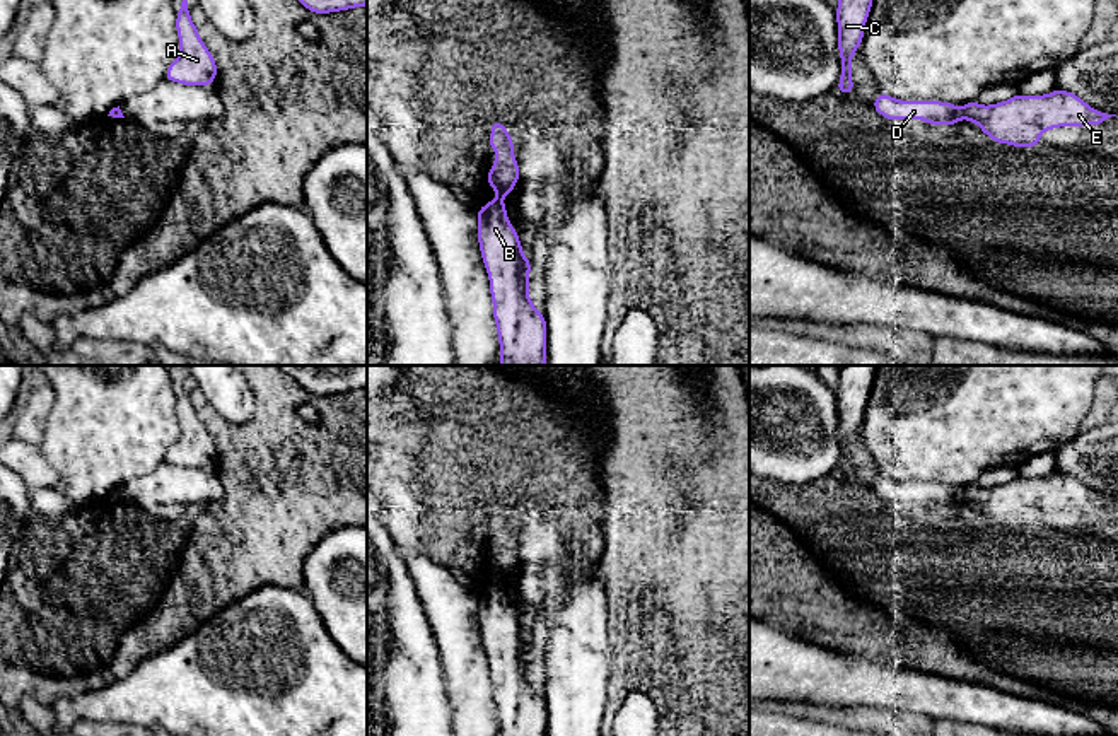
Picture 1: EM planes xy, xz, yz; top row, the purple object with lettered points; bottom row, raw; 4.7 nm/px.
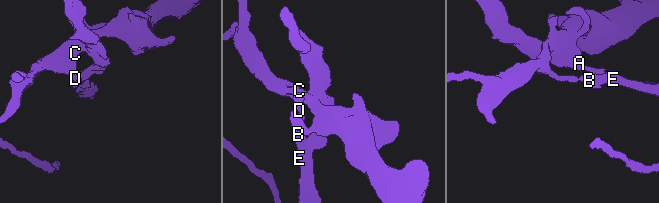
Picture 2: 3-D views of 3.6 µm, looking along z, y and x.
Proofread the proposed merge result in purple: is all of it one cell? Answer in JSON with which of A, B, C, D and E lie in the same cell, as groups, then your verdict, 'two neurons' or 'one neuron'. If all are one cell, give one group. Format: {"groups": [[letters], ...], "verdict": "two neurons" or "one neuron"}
{"groups": [["A", "B", "E"], ["C", "D"]], "verdict": "two neurons"}

